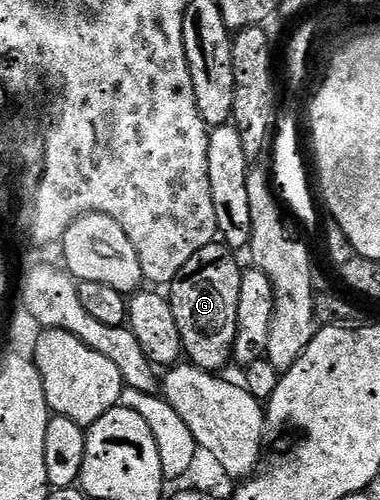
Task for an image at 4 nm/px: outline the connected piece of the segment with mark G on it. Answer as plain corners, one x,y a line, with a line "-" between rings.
216,242
197,250
169,285
169,299
177,330
181,334
183,356
206,372
222,373
231,360
239,336
239,299
244,269
234,260
232,249

